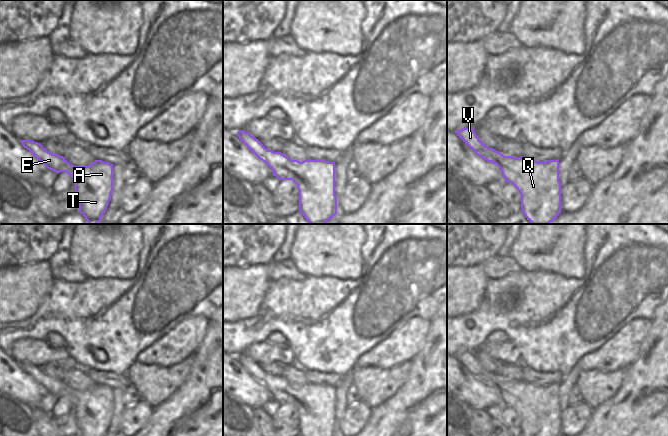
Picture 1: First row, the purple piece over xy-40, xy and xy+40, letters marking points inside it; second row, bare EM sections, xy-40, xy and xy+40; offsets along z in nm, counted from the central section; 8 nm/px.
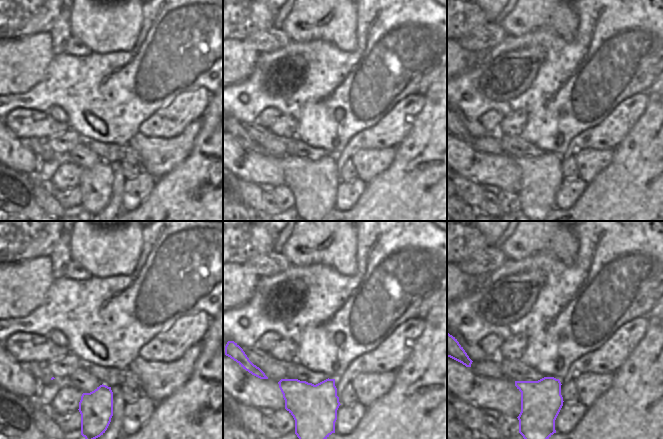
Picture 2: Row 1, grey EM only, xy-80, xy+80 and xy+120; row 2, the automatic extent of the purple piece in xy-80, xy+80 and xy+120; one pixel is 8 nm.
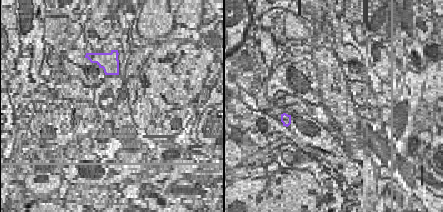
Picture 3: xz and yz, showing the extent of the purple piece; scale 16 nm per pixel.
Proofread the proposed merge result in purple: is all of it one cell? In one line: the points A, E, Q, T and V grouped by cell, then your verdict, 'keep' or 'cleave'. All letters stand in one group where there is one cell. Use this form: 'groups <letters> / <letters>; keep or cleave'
groups A E Q T V; keep

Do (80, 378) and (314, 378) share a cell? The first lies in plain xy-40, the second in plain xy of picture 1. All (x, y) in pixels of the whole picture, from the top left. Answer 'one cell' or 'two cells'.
two cells

